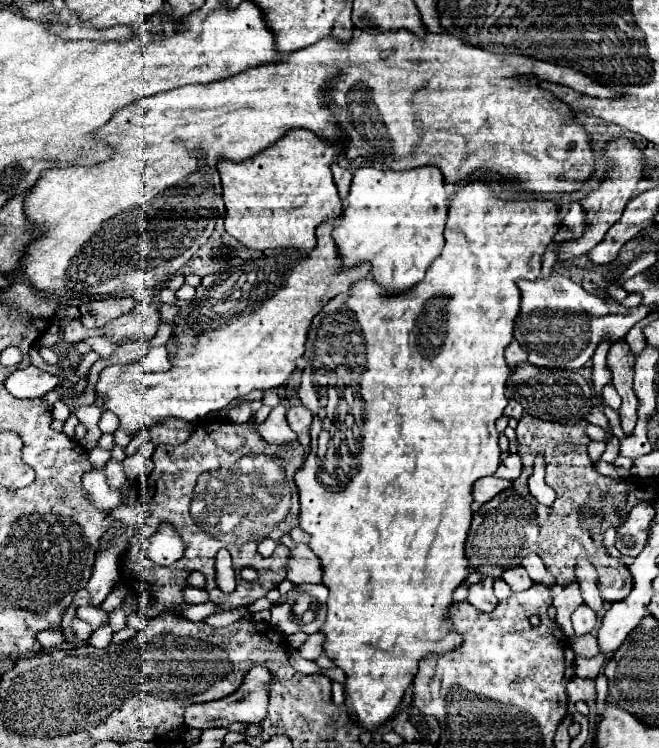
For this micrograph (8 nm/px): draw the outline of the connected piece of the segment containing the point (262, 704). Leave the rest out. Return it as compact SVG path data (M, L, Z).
M254 665L240 689L236 689L236 693L230 693L222 699L216 699L216 701L210 701L210 703L198 703L198 705L192 705L186 709L186 727L196 727L196 729L210 729L210 727L228 727L232 725L234 721L242 721L242 723L260 723L266 713L268 713L268 699L270 699L270 683L272 683L272 673L270 669L266 669L264 665Z

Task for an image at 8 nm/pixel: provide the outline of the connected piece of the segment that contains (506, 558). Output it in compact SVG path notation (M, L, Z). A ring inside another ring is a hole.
M524 415L518 421L516 443L524 467L520 477L512 481L508 491L506 489L500 491L494 499L484 503L474 513L466 539L466 559L470 563L470 573L480 573L482 577L490 575L496 579L502 577L500 573L504 573L506 569L520 565L528 553L536 553L542 557L544 565L552 571L556 583L566 587L568 583L574 581L576 565L572 565L572 557L596 555L590 557L590 561L598 571L598 589L602 597L612 603L628 595L628 589L632 587L632 577L628 577L626 565L620 563L618 559L612 559L602 545L604 531L610 527L606 523L610 517L610 509L614 509L612 501L616 499L616 495L622 495L624 481L614 481L598 473L592 461L588 459L586 447L574 447L574 445L586 445L590 441L584 433L586 425L588 423L560 425L530 415ZM536 453L546 455L548 471L550 471L550 475L546 475L546 483L554 487L558 493L554 505L548 509L550 519L546 519L546 515L540 511L540 503L528 493L526 481Z

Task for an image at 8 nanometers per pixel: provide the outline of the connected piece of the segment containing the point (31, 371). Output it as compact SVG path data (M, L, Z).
M34 365L22 369L22 371L14 371L6 381L4 381L8 393L12 393L18 399L36 399L46 395L48 391L58 387L58 377L38 369Z

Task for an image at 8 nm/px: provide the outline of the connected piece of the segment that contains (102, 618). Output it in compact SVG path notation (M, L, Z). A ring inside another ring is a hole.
M82 605L82 607L78 607L76 609L78 611L78 619L82 619L82 621L86 621L86 623L90 623L92 625L92 629L98 629L100 625L104 625L106 623L106 619L108 619L108 615L106 615L106 611L102 611L100 607L92 607L92 605Z

